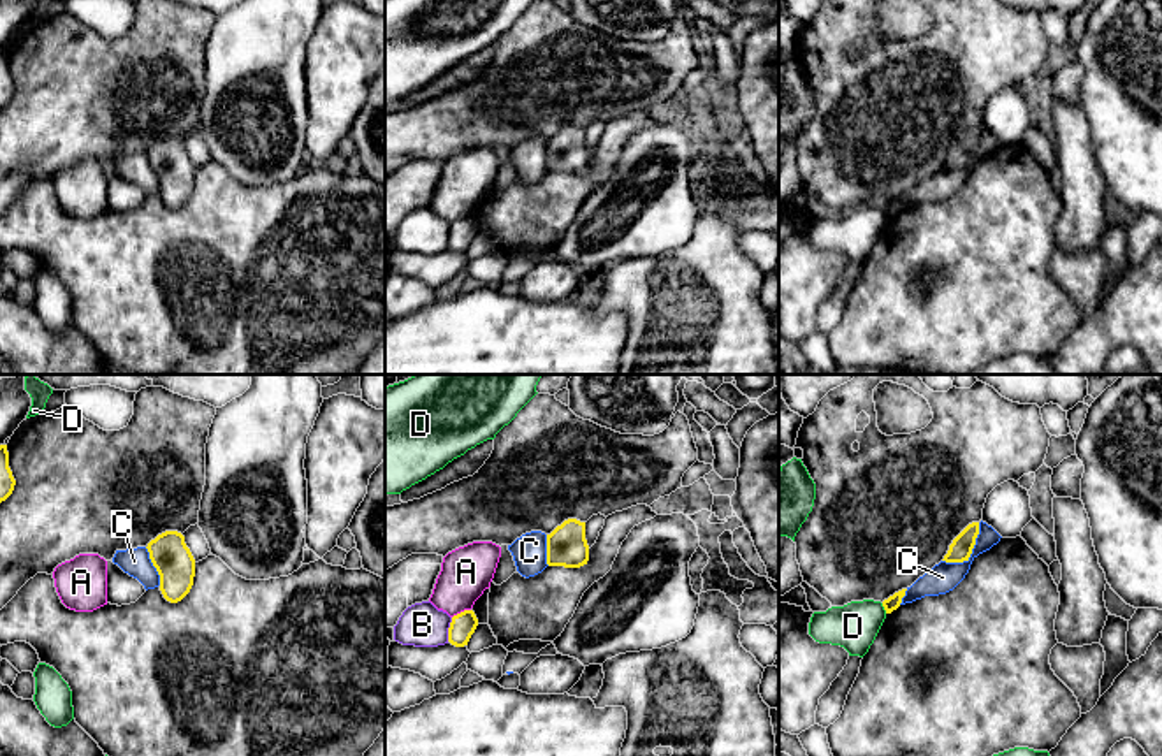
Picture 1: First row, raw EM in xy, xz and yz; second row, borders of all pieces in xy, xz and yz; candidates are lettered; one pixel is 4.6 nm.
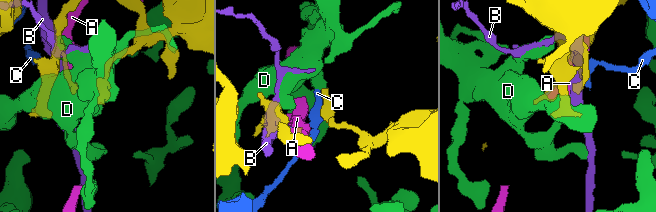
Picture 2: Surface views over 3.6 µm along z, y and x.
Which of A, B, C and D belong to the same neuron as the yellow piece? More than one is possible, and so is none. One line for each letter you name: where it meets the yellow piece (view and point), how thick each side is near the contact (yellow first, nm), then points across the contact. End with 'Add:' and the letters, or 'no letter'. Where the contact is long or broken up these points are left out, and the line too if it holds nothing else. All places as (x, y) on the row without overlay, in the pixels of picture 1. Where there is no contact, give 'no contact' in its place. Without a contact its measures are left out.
Add: no letter

